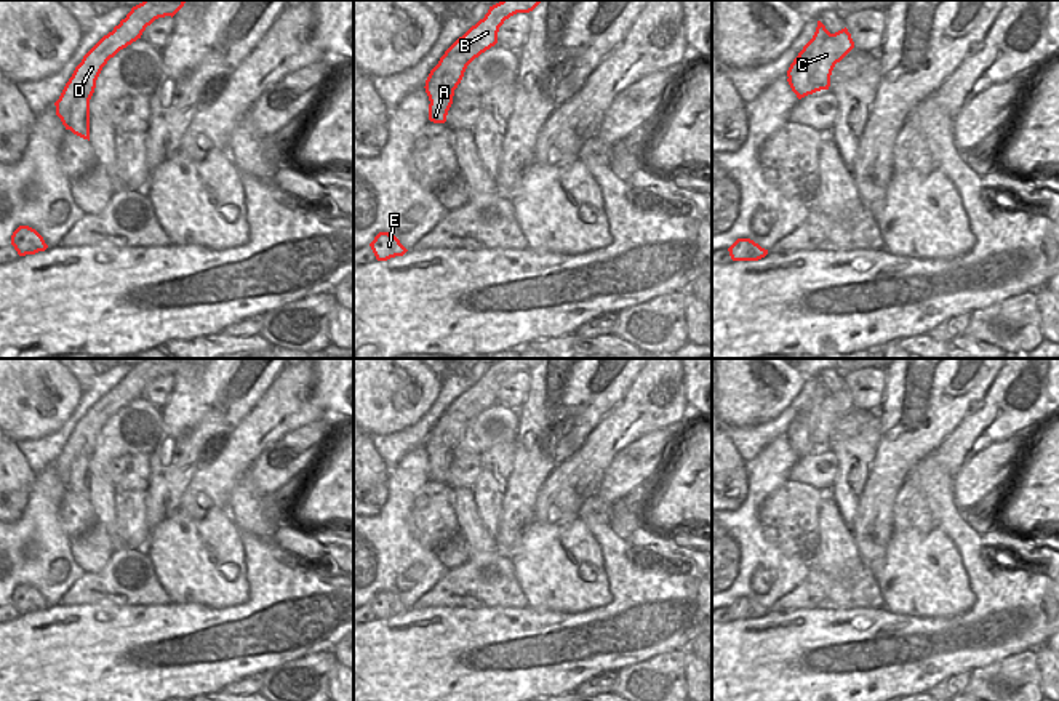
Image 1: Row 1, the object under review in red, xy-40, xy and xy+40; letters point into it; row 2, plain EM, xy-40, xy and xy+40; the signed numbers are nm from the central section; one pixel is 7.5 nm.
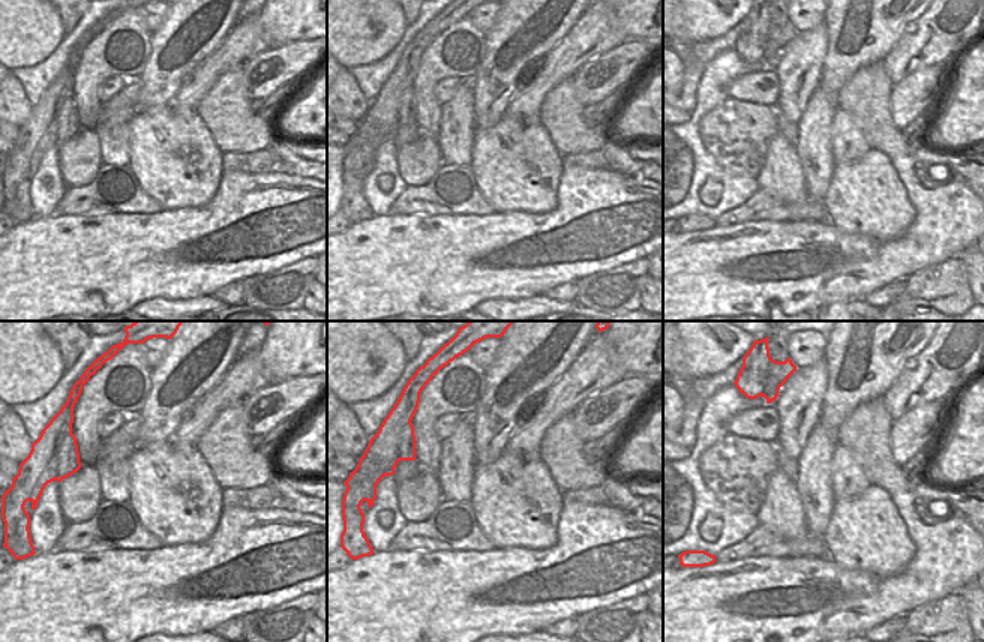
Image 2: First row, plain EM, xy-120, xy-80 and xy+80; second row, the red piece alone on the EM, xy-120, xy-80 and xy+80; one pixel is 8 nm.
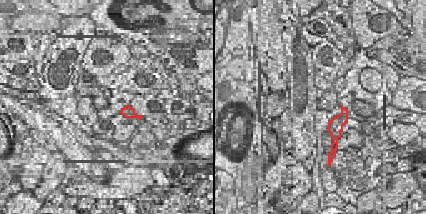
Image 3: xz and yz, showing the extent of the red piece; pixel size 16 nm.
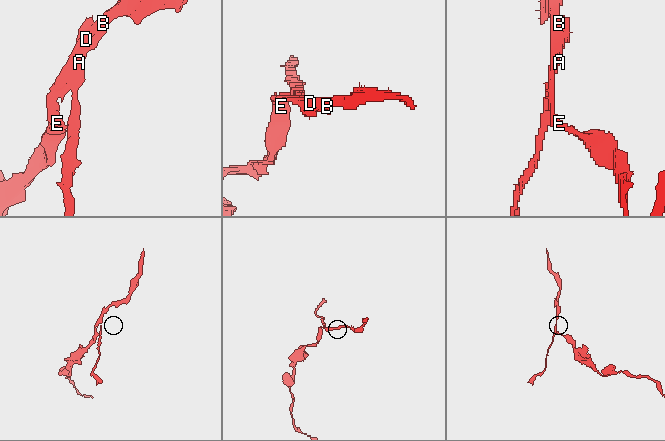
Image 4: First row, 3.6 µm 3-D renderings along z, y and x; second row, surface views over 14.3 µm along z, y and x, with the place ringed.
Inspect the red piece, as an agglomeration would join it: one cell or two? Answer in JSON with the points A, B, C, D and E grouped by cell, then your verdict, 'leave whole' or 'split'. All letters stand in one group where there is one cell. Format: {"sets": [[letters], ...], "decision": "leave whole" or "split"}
{"sets": [["A"], ["B", "C", "D", "E"]], "decision": "split"}

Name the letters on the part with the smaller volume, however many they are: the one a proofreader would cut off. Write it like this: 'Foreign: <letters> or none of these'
Foreign: A

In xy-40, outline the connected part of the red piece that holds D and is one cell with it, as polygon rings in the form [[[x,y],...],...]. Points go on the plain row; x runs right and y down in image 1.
[[[144,359],[142,362],[133,365],[126,376],[122,378],[112,391],[104,394],[83,415],[82,421],[75,426],[77,431],[72,432],[59,458],[54,461],[56,474],[61,477],[66,488],[69,488],[74,463],[82,456],[93,455],[96,439],[107,419],[120,408],[141,397],[146,386],[155,378],[165,375],[173,376],[186,360],[187,359]]]

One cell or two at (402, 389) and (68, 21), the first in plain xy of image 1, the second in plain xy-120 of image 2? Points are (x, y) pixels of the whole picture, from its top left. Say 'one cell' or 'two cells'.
two cells

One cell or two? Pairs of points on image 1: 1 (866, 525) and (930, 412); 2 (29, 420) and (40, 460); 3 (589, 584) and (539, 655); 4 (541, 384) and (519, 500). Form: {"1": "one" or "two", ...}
{"1": "one", "2": "two", "3": "two", "4": "one"}

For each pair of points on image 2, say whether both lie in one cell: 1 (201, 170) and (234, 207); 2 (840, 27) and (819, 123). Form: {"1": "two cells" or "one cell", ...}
{"1": "two cells", "2": "one cell"}

